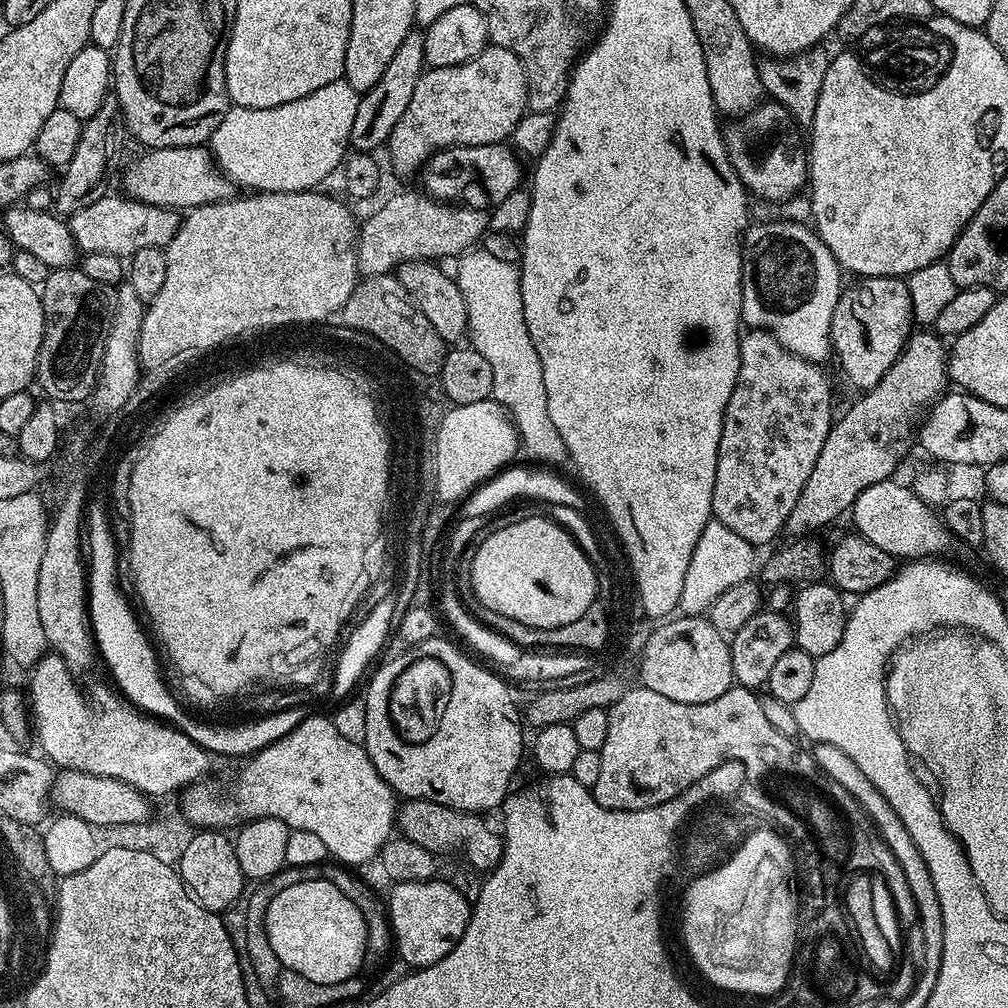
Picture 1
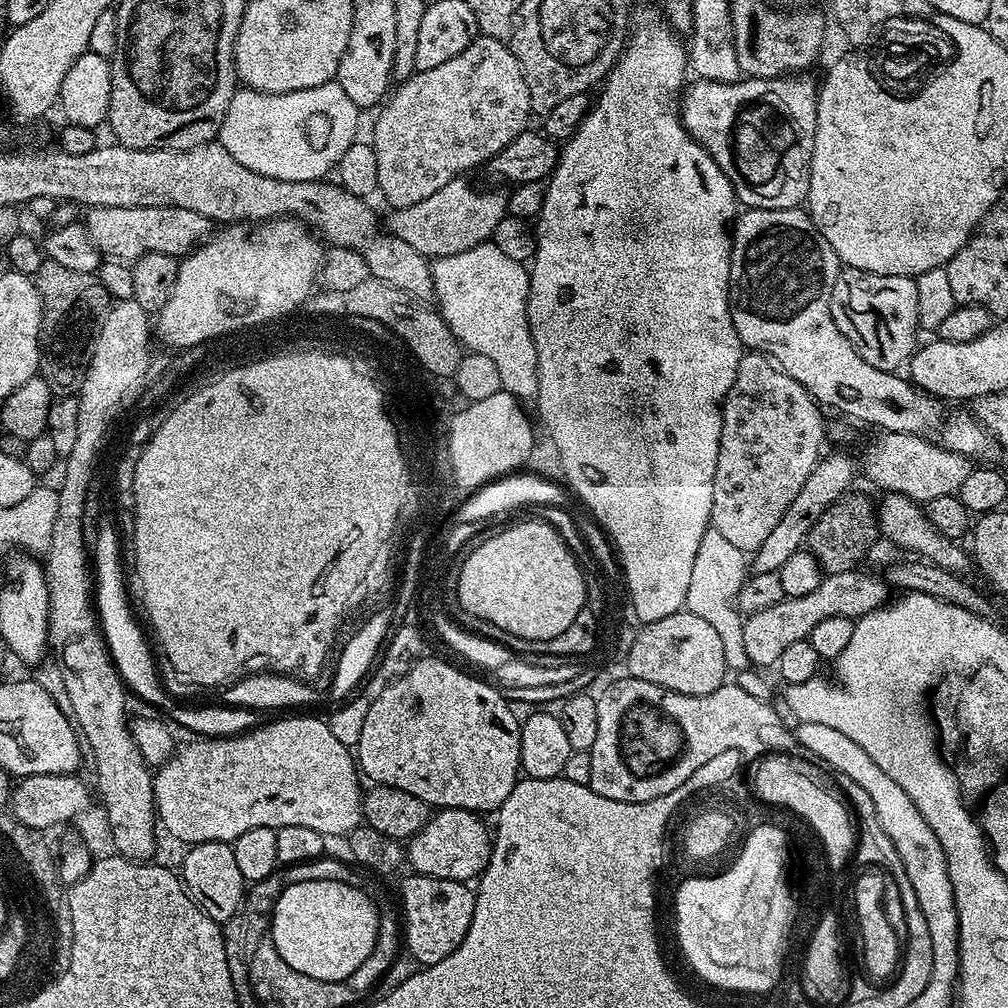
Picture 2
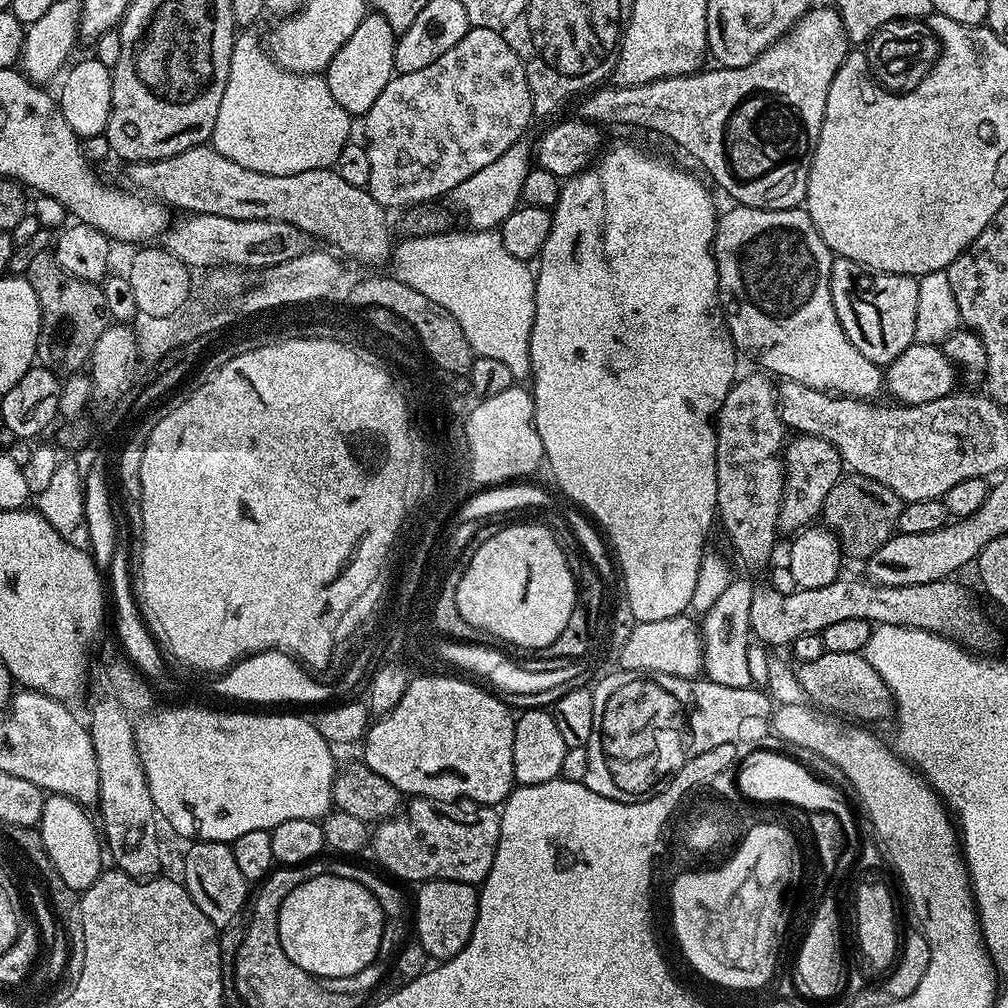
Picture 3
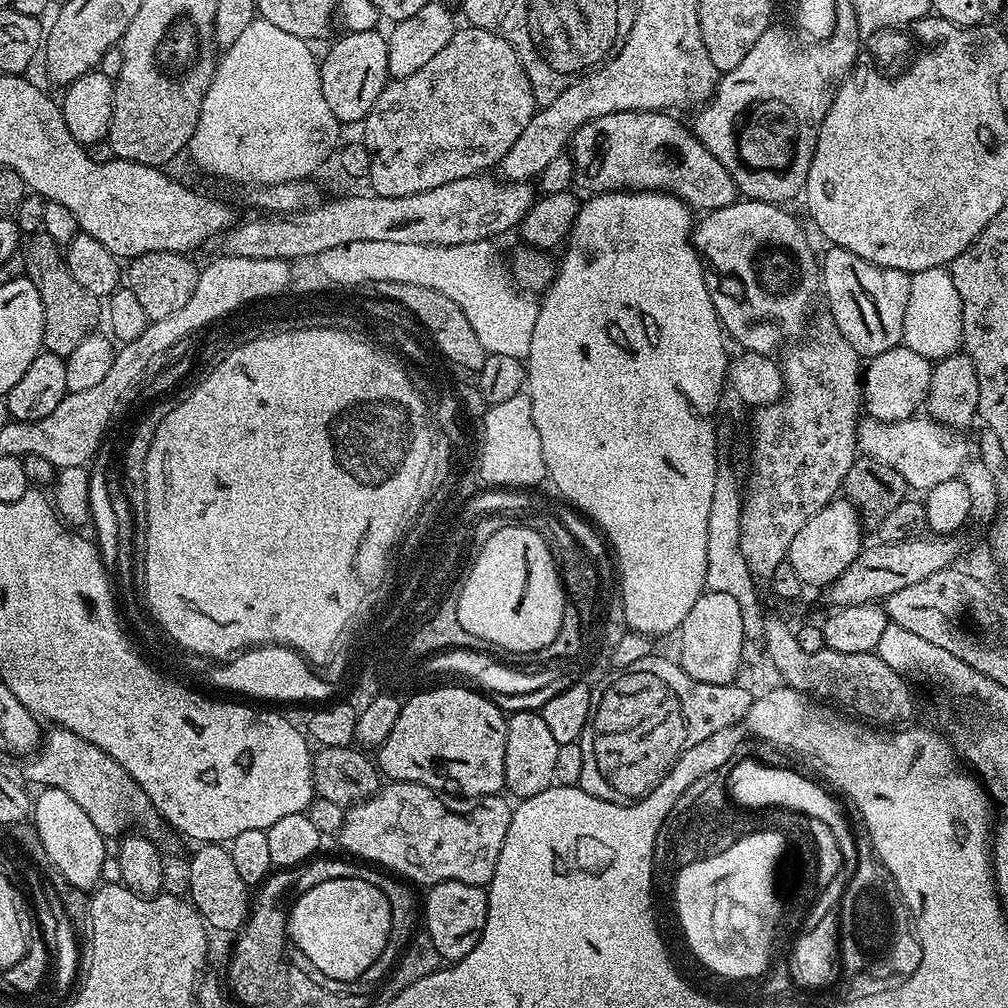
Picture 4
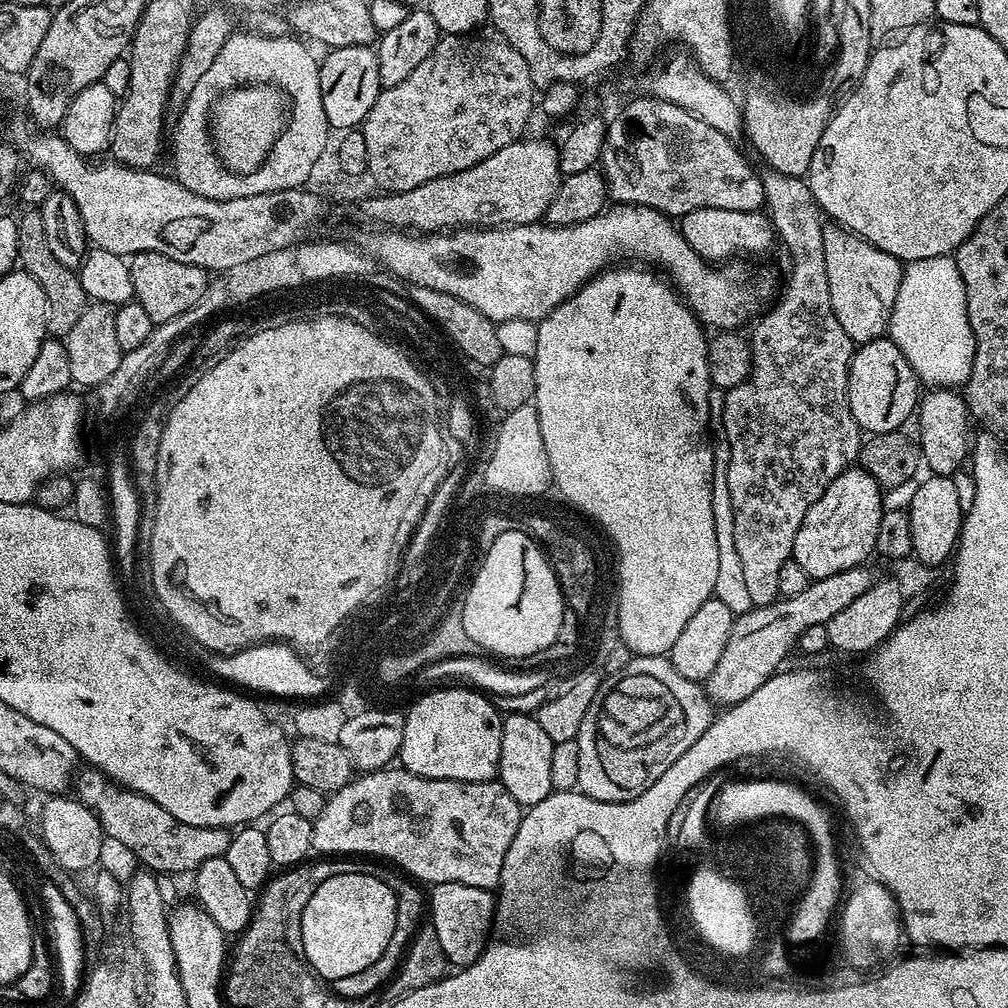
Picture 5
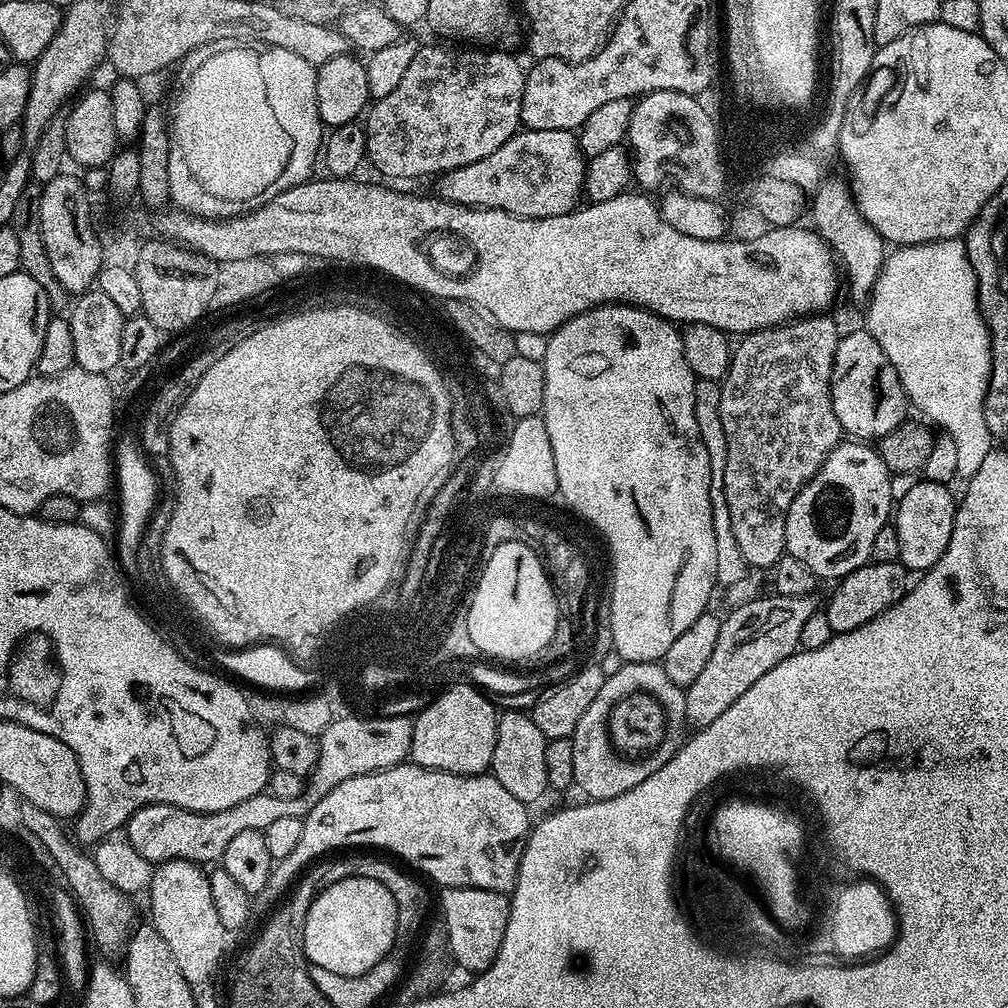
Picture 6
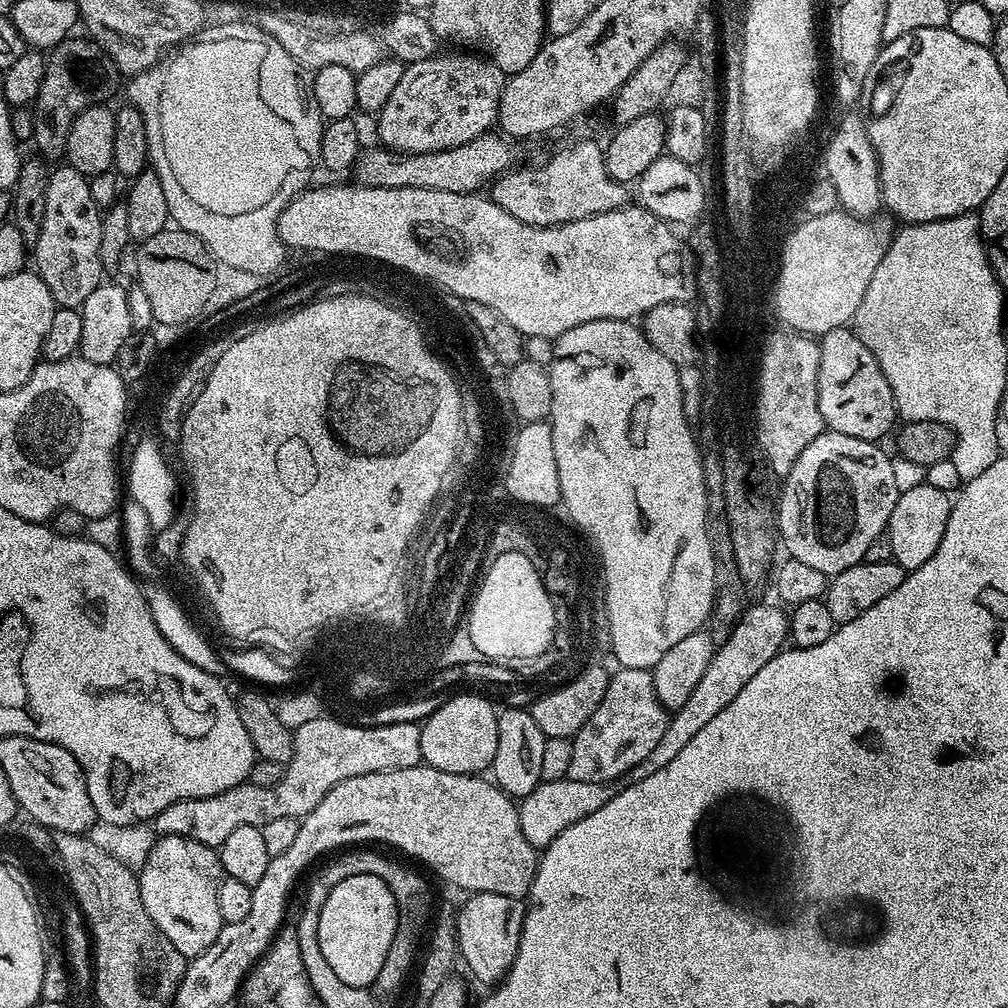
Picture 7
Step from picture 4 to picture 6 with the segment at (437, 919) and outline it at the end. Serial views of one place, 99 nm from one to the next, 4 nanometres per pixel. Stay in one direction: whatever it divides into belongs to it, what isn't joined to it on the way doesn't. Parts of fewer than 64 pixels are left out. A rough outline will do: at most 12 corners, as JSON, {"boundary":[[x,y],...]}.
{"boundary":[[444,888],[452,959],[471,974],[494,962],[510,900]]}

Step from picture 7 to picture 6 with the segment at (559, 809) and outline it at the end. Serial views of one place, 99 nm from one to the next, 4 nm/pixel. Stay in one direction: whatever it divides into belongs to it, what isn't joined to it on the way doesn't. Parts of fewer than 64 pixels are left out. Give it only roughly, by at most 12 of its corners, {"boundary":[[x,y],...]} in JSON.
{"boundary":[[769,594],[721,619],[685,689],[705,728],[799,649],[817,597]]}

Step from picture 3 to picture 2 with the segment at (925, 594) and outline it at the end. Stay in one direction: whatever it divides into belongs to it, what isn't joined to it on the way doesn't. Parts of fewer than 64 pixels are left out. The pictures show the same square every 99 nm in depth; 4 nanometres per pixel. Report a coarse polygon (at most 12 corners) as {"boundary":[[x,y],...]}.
{"boundary":[[865,570],[821,579],[744,621],[757,669],[771,669],[822,618],[859,620],[889,603]]}

